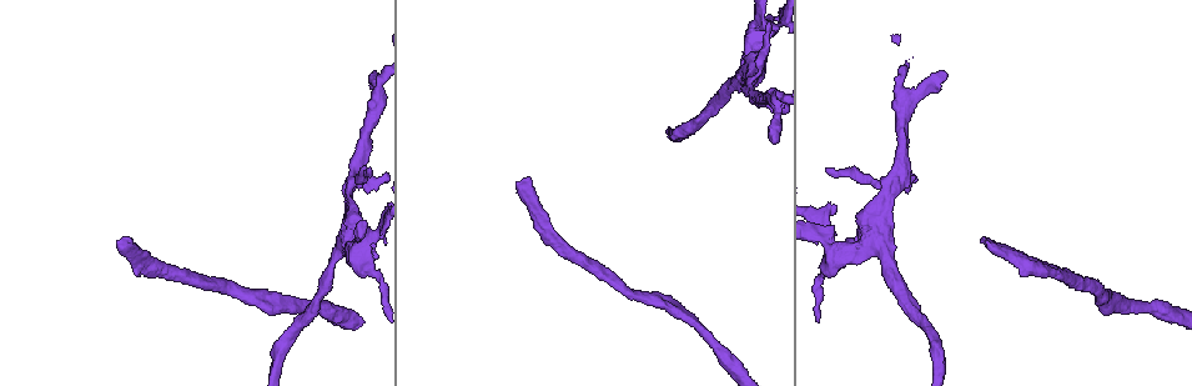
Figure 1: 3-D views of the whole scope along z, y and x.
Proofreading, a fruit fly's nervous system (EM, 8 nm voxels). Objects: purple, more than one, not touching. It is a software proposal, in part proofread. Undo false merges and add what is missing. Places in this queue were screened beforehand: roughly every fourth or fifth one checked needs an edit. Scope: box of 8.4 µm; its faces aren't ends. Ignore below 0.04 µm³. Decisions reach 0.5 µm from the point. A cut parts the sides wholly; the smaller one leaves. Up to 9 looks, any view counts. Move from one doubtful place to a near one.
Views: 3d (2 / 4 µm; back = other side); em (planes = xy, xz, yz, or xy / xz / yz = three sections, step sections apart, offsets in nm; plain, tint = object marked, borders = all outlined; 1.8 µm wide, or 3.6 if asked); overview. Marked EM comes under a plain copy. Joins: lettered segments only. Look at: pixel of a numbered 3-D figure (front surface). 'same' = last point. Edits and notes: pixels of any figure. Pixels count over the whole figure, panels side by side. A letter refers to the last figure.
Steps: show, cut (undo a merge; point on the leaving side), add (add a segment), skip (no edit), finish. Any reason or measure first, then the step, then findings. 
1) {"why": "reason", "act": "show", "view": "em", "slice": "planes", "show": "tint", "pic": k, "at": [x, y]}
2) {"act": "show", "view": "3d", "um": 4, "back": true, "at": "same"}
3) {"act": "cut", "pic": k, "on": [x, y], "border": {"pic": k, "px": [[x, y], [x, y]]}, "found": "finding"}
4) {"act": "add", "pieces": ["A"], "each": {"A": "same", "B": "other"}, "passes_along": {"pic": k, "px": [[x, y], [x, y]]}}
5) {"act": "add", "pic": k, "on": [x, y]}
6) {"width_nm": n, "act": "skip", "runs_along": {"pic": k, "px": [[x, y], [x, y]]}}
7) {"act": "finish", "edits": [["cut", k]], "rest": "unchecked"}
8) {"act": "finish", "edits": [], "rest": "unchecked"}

{"act": "show", "view": "3d", "um": 2, "back": true, "pic": 1, "at": [371, 168]}

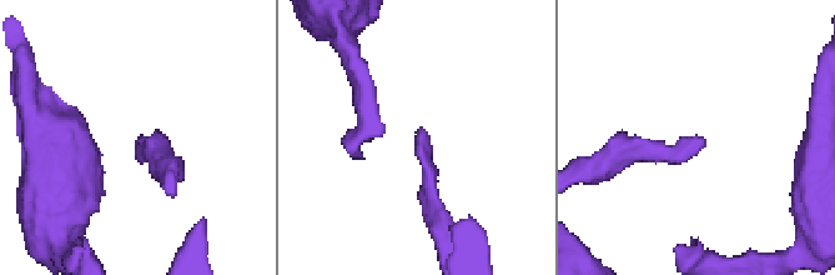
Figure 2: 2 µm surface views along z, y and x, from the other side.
{"act": "show", "view": "em", "slice": "planes", "show": "borders", "pic": 2, "at": [700, 136]}

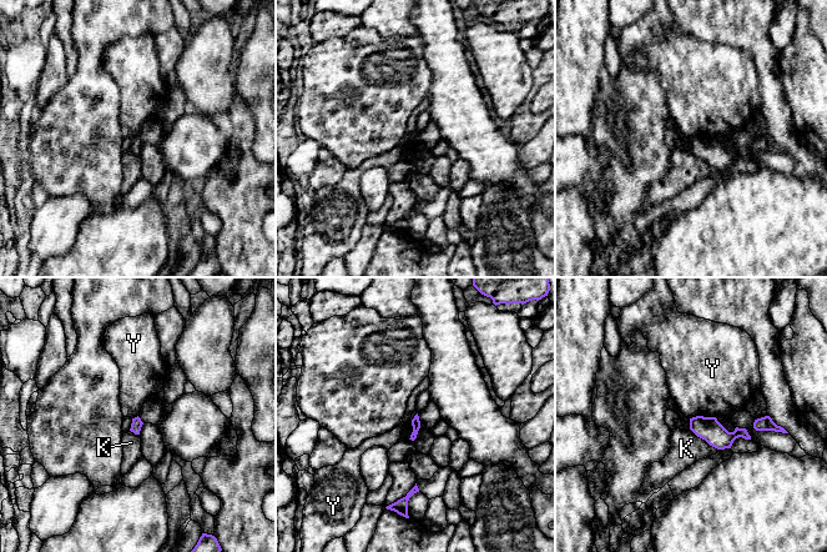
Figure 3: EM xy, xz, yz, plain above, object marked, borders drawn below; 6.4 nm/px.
{"act": "skip", "each": {"K": "other", "Y": "other"}, "found": "no lettered segment goes on from it"}

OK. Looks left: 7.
{"why": "four arms meet", "act": "show", "view": "3d", "um": 4, "pic": 1, "at": [838, 257]}

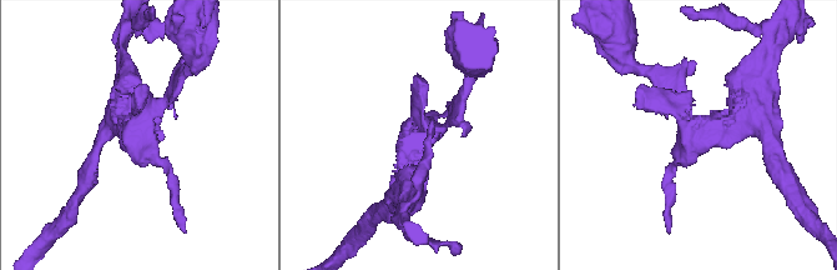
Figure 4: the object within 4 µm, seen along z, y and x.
{"why": "need the tissue", "act": "show", "view": "em", "slice": "yz", "step": 4, "show": "tint", "pic": 4, "at": [133, 135]}

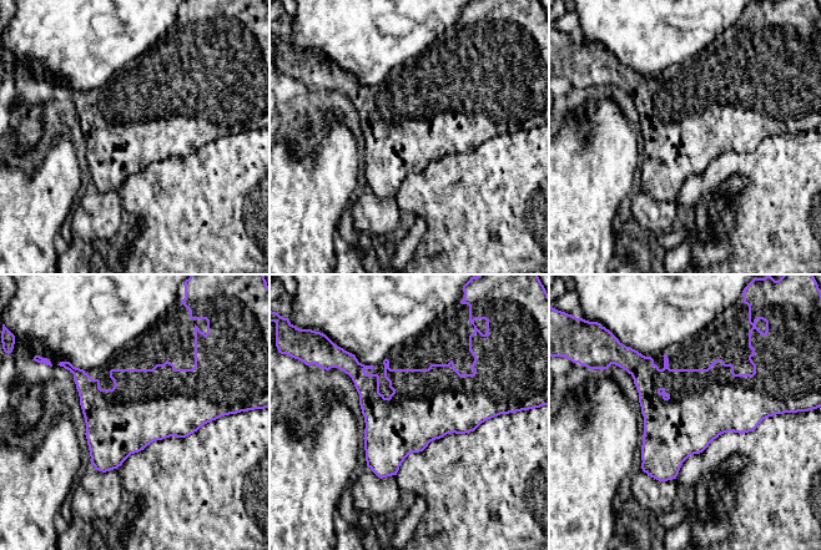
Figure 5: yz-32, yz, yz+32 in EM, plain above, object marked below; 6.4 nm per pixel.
{"act": "show", "view": "em", "slice": "planes", "show": "borders", "at": "same"}

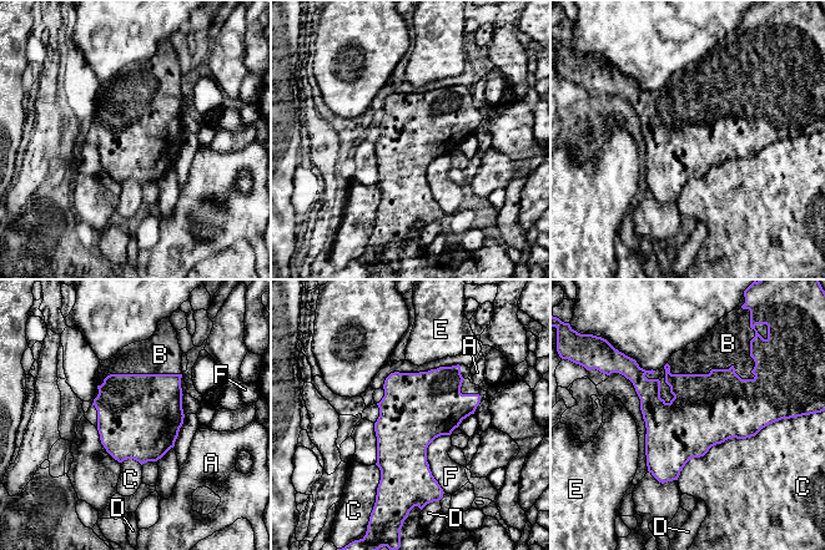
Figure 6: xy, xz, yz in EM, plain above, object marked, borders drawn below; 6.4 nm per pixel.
{"act": "add", "pieces": ["B"], "each": {"A": "other", "B": "same", "C": "other", "D": "other", "E": "other", "F": "other"}, "passes_along": {"pic": 6, "px": [[707, 409], [710, 371], [728, 343]]}, "found": "the cell continues"}

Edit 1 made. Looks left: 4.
{"act": "show", "view": "overview"}

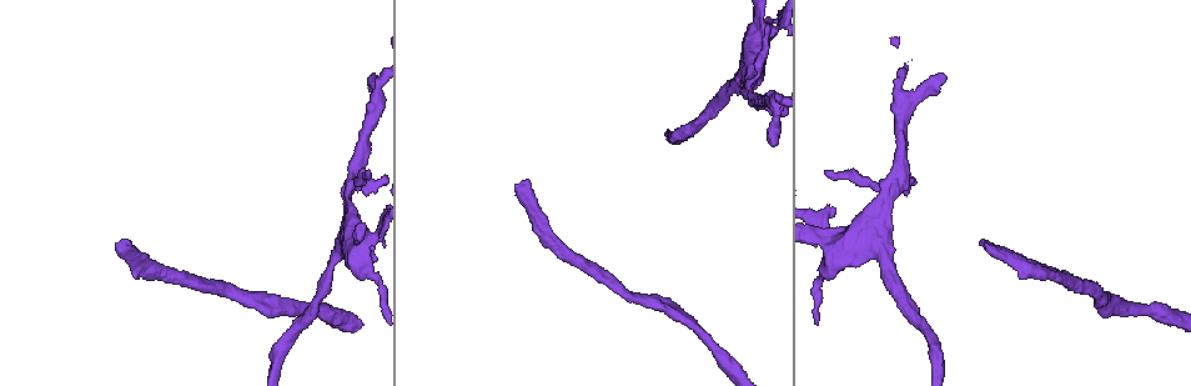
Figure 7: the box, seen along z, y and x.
{"why": "end of a long branch", "act": "show", "view": "em", "slice": "xy", "step": 8, "show": "borders", "pic": 7, "at": [123, 240]}

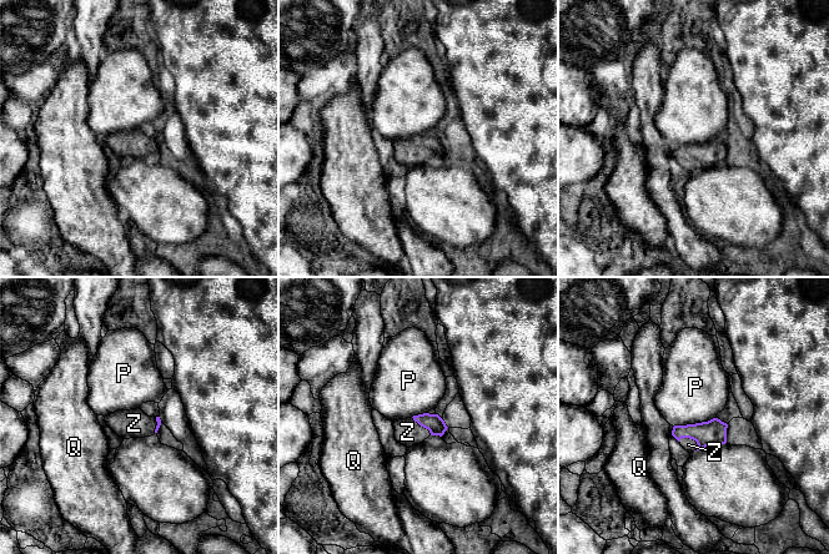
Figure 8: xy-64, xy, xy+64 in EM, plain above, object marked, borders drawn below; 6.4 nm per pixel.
{"act": "show", "view": "em", "slice": "yz", "step": 4, "show": "borders", "at": "same"}

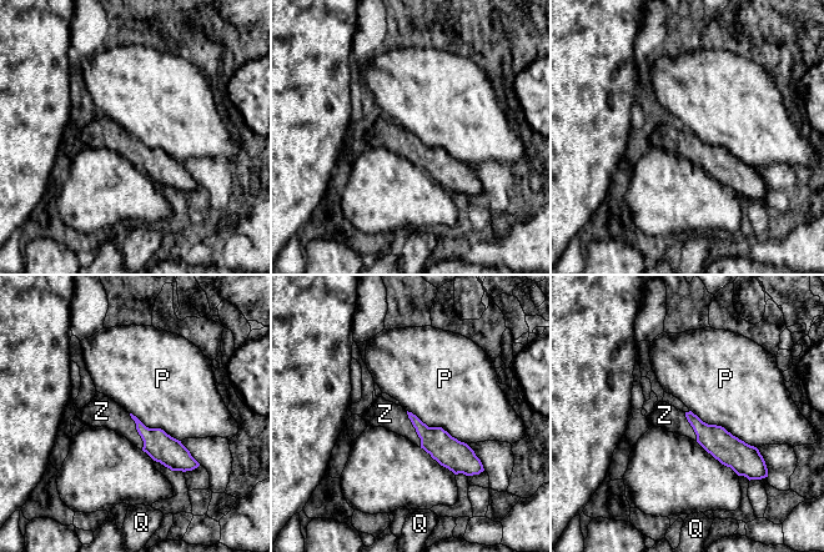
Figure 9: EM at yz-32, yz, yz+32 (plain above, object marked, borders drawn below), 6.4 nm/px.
{"longest_contact_nm": ["P", 500], "act": "add", "pieces": ["Z"], "each": {"P": "other", "Q": "other", "Z": "same"}, "found": "it goes on there"}

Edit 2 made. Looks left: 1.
{"act": "finish", "edits": [["add", 6], ["add", 9]], "rest": "unchecked"}

